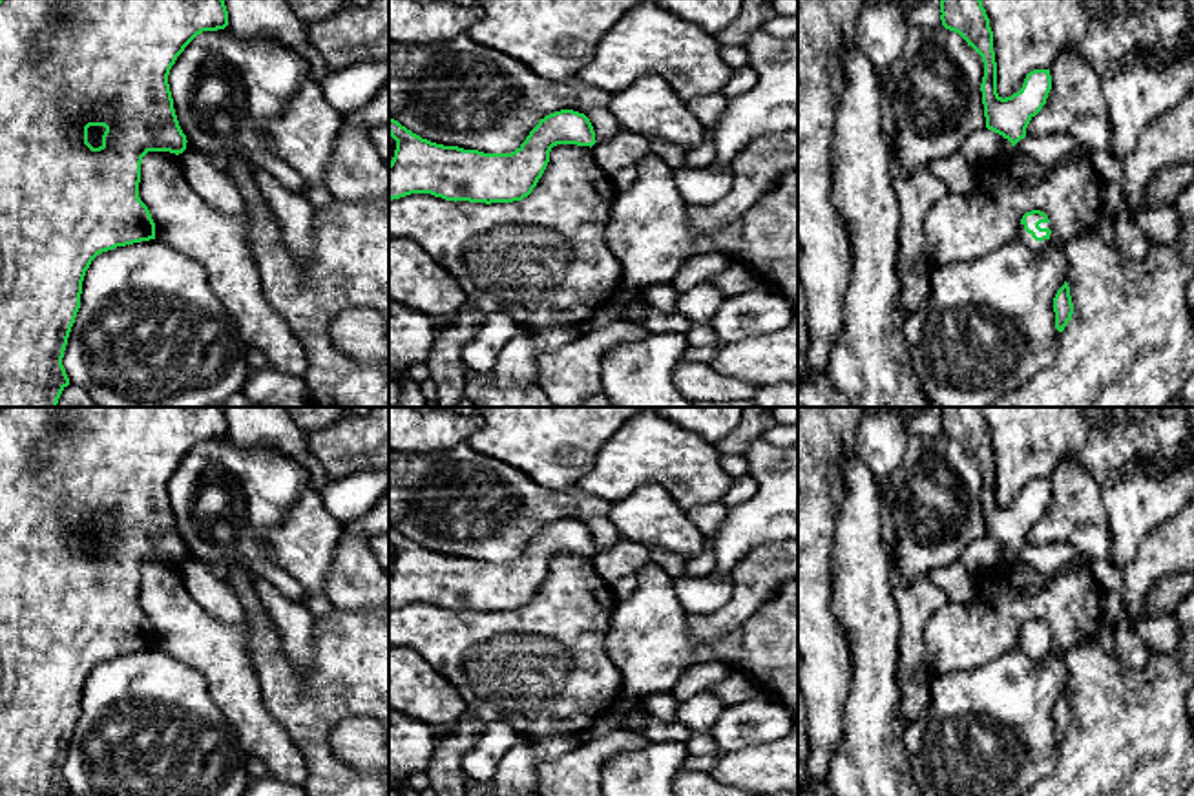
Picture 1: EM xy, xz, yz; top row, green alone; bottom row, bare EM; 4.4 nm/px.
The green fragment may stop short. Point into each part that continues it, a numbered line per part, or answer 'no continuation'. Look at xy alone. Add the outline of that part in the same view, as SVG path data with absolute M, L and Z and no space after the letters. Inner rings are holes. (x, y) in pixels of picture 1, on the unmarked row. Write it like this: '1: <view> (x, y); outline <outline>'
no continuation

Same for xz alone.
no continuation

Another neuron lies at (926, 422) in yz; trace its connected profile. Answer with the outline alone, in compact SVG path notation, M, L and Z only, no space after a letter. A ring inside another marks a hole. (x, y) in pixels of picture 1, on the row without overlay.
M922 407L920 411L909 413L909 431L913 436L937 436L940 429L940 409L942 407Z

